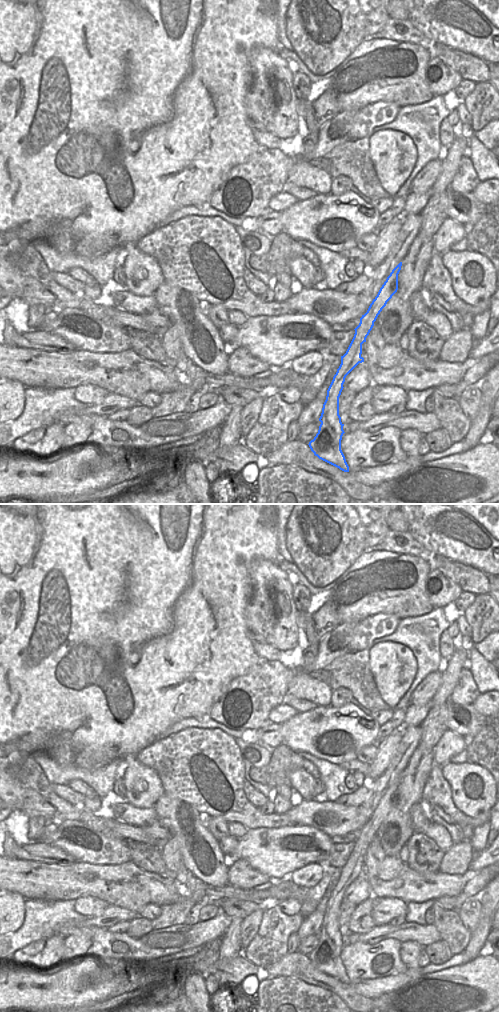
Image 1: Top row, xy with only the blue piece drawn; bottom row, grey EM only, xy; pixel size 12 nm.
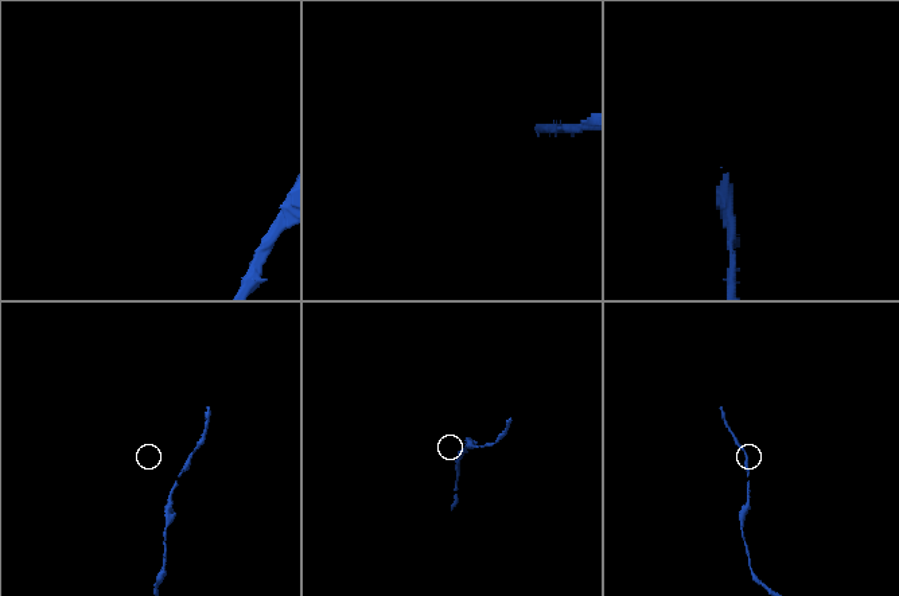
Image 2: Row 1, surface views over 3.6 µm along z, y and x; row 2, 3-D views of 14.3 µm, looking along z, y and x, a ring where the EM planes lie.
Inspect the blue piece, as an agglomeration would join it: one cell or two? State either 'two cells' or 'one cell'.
one cell

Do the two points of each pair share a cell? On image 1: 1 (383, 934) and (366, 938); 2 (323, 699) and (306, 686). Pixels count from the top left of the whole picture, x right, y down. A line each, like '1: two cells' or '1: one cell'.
1: one cell
2: one cell

